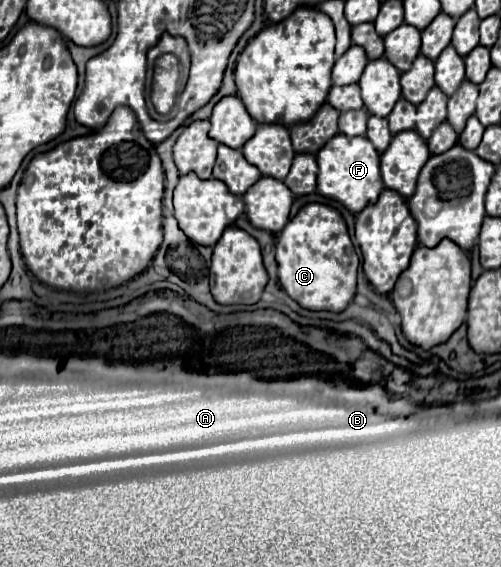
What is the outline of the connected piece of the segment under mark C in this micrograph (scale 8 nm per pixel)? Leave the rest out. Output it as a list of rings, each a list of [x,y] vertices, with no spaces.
[[[325,204],[303,206],[277,238],[281,288],[307,310],[343,312],[355,296],[359,258],[347,234],[343,216]]]

